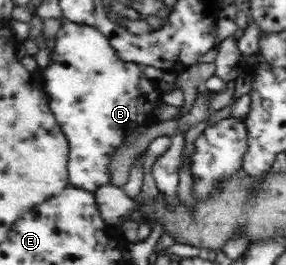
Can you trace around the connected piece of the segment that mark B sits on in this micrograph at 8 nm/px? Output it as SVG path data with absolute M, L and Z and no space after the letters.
M66 20L62 23L62 26L57 31L55 38L55 48L53 52L50 53L50 63L47 64L45 69L40 70L40 72L44 73L44 78L46 79L46 83L43 85L44 92L46 93L47 101L50 105L50 110L54 113L54 117L58 121L58 125L62 127L62 131L65 133L66 142L69 143L69 163L68 163L68 171L69 171L69 180L75 188L85 189L89 191L94 191L99 187L99 185L108 184L109 183L109 175L107 175L107 167L109 167L109 157L115 153L115 149L121 145L121 143L125 143L129 137L133 137L133 135L139 134L139 129L143 126L147 126L154 122L155 111L164 104L161 101L160 92L158 91L157 83L153 80L147 79L143 74L143 67L140 65L129 62L126 60L117 59L117 53L115 53L115 49L109 45L109 41L107 41L108 36L103 35L95 26L87 26L87 24L78 24L69 20Z

